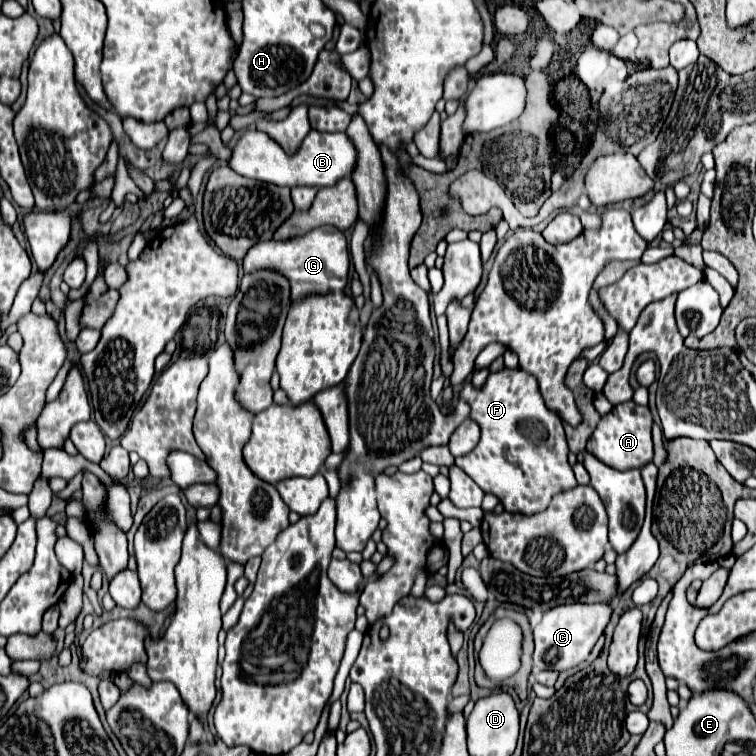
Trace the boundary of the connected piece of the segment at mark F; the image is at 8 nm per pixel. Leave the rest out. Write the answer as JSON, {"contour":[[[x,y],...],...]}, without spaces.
{"contour":[[[501,370],[493,372],[487,378],[487,384],[481,390],[475,390],[471,382],[467,382],[459,394],[459,398],[467,400],[471,404],[471,420],[475,420],[481,426],[481,440],[477,448],[473,448],[469,454],[455,458],[455,464],[463,468],[487,494],[495,494],[503,504],[507,512],[521,512],[521,514],[537,514],[549,506],[553,496],[571,490],[577,486],[577,480],[573,476],[571,464],[567,460],[567,438],[563,424],[559,416],[555,416],[547,406],[543,404],[543,398],[537,388],[535,376],[527,374],[525,370]]]}

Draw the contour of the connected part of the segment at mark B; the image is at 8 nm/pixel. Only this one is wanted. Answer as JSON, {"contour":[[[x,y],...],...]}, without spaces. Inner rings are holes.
{"contour":[[[247,130],[241,134],[237,146],[233,148],[233,156],[229,160],[229,166],[239,172],[241,176],[271,182],[279,186],[331,186],[337,184],[337,180],[350,177],[355,166],[357,166],[357,150],[355,144],[349,140],[345,132],[317,132],[311,130],[305,138],[303,146],[297,154],[287,156],[283,148],[269,138],[265,132],[259,130]]]}

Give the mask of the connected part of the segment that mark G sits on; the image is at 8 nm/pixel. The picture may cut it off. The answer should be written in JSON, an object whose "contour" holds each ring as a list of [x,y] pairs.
{"contour":[[[321,226],[307,232],[301,238],[277,242],[259,242],[255,244],[243,260],[243,270],[253,272],[261,268],[279,270],[291,282],[291,300],[297,300],[307,294],[327,294],[333,290],[343,290],[347,286],[351,264],[348,241],[341,230],[333,226]]]}

